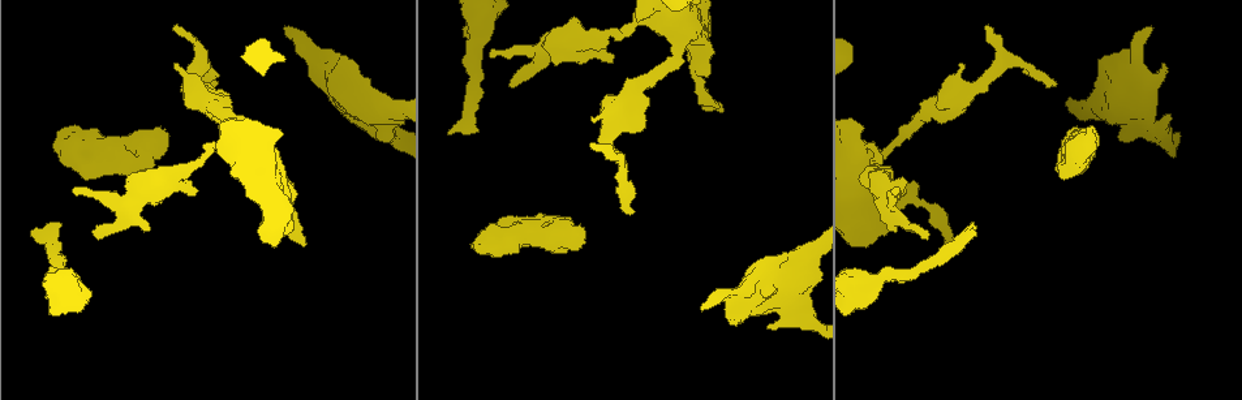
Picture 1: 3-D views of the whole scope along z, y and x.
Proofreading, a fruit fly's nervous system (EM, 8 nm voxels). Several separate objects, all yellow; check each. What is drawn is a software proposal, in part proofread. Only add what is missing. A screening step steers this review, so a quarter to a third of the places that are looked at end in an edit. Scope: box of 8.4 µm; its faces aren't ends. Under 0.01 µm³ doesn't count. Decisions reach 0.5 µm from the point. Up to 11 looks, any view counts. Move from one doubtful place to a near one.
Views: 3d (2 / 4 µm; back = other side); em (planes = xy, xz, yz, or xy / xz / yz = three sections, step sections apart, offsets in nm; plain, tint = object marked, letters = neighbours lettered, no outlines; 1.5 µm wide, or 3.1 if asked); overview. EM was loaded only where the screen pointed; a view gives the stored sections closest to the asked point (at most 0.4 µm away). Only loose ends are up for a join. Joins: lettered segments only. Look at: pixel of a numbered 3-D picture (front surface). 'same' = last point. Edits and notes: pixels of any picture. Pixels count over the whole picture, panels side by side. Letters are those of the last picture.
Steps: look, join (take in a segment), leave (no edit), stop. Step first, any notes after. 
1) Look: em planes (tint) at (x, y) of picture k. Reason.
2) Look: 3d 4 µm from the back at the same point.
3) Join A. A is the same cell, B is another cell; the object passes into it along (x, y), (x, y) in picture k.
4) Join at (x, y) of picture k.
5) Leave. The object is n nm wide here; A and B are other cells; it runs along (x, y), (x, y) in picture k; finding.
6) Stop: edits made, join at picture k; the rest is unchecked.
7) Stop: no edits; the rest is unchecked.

Look: 3d 2 µm at (61, 131) of picture 1. Branch stops here.

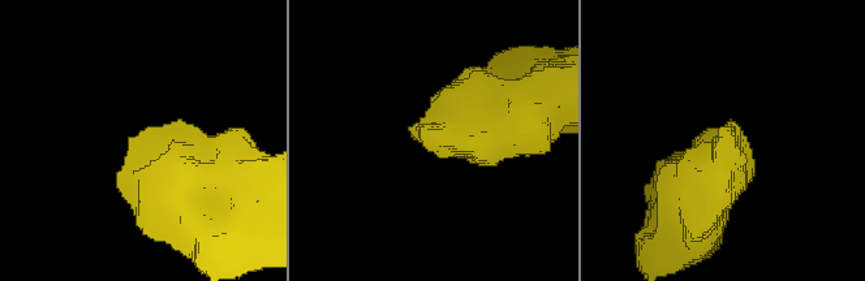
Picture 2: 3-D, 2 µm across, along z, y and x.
Look: em planes (letters) at (720, 131) of picture 2. Shape alone is not enough.

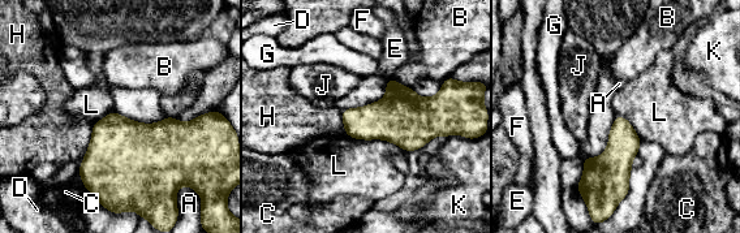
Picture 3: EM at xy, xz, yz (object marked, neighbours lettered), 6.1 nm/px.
Leave. A, B, C, D, E, F, G, H, J, K and L are other cells; a border runs along (113, 109), (141, 123), (166, 117) in picture 3; no lettered segment goes on from it.

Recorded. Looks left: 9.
Look: 3d 4 µm at (1053, 83) of picture 1. Branch stops here.

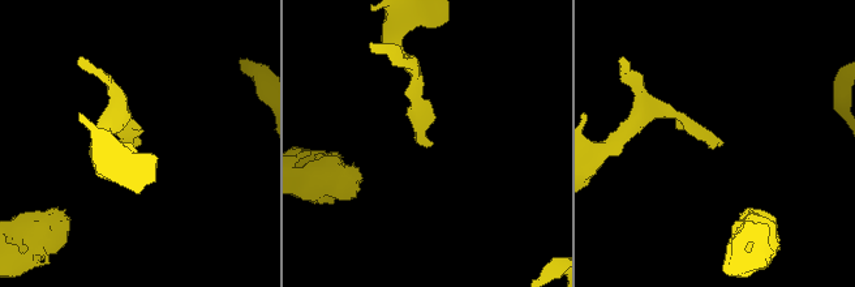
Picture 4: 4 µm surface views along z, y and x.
Look: em planes (letters) at (722, 144) of picture 4. Now the EM.

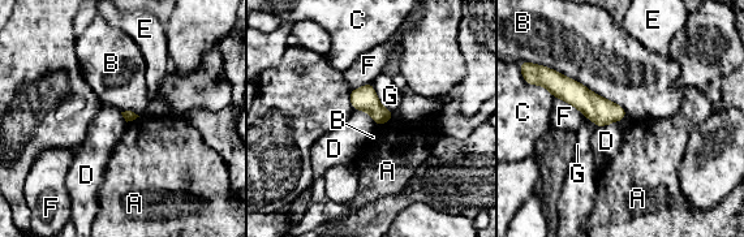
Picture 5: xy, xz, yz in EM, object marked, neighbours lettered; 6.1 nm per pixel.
Leave. The longest contact is with B, 550 nm; A, B, C, D, E, F and G are other cells; no lettered segment goes on from it.

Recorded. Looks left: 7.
Look: em xy step 4 (tint) at (1150, 26) of picture 1. Branch stops here.

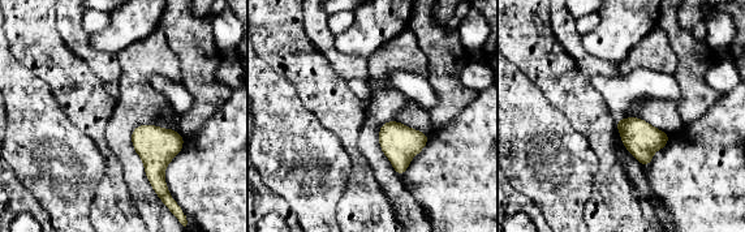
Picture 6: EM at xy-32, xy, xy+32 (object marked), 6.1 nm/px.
Look: em planes (letters) at the same point. Another direction.

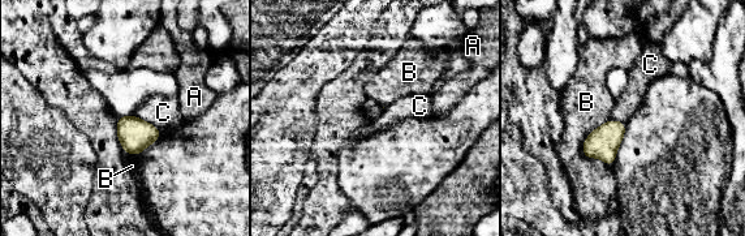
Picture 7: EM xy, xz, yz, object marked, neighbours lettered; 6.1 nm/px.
Leave. A, B and C are other cells; a border runs along (133, 114), (151, 123), (158, 129) in picture 7; none of them fits.

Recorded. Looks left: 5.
Look: em xy step 8 (plain) at (926, 230) of picture 1. Tapers out.

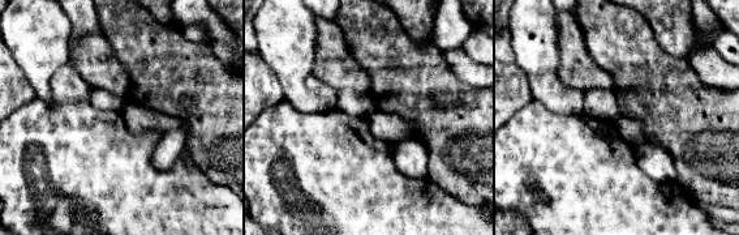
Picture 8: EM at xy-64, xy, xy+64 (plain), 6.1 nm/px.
Look: em xy step 8 (letters) at the same point.

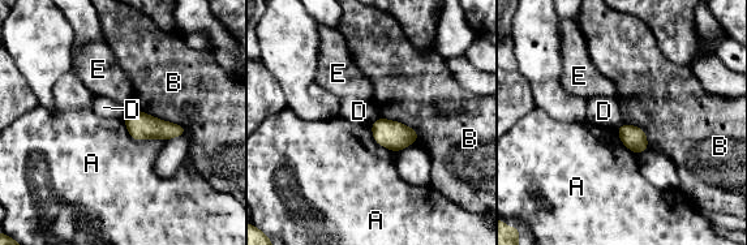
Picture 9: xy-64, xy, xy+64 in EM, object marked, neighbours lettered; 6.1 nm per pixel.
Leave. A, B, D and E are other cells; a border runs along (129, 108), (124, 119) in picture 9; none of them fits.

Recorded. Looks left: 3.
Stop: no edits; the rest is unchecked.

